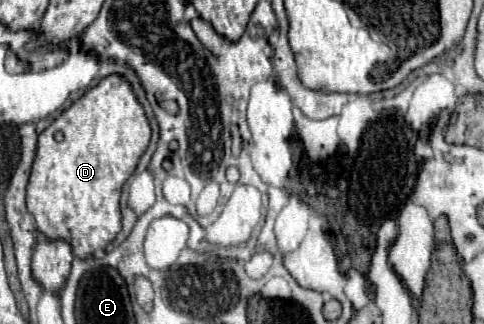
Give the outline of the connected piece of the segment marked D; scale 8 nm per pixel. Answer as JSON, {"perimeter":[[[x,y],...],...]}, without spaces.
{"perimeter":[[[109,75],[99,85],[89,89],[39,135],[37,155],[27,185],[27,209],[33,215],[37,229],[49,241],[67,241],[73,249],[73,255],[81,259],[93,255],[97,249],[105,249],[121,231],[121,187],[135,171],[137,161],[147,149],[149,139],[149,121],[131,85],[125,79],[121,79],[119,75]]]}

